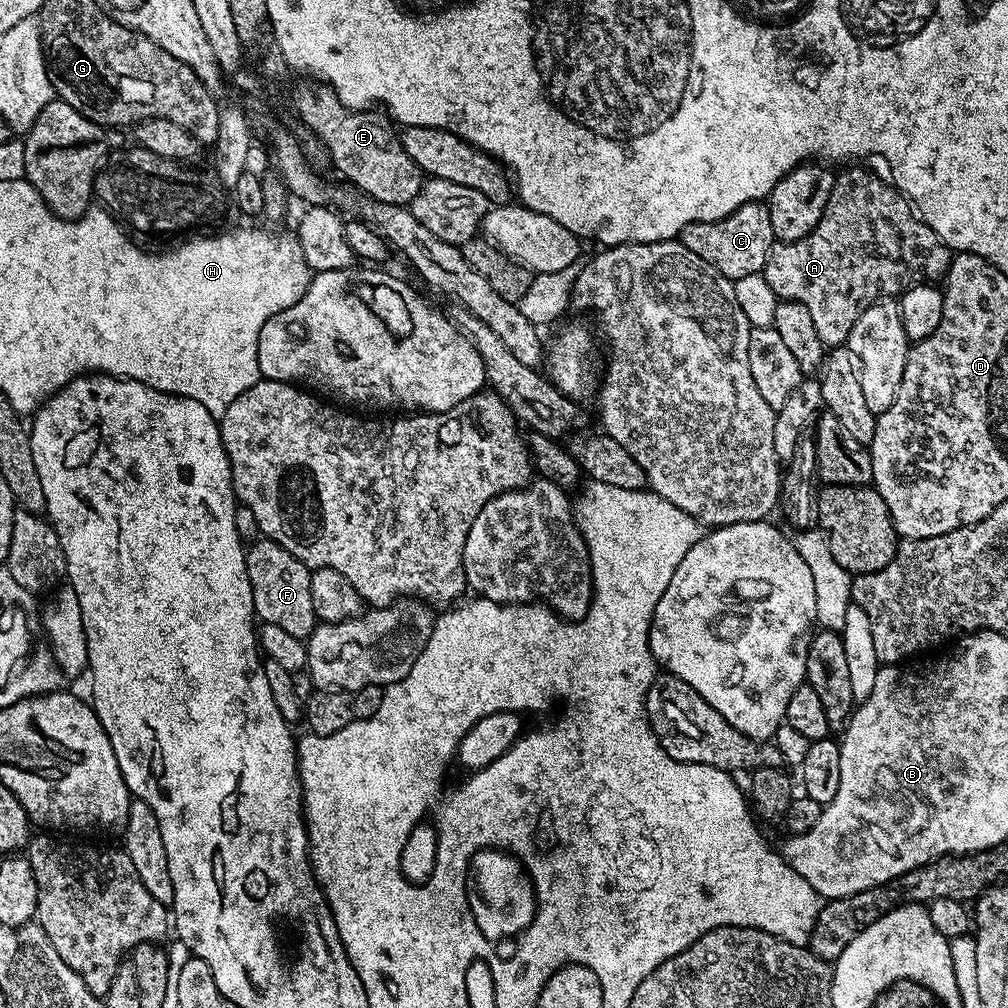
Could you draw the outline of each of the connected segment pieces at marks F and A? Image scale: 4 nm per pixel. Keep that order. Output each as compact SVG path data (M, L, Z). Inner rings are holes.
M267 538L249 543L244 561L250 578L250 590L254 594L256 616L263 623L279 626L286 630L286 634L294 634L294 638L307 641L318 623L314 601L310 598L310 569L294 558L286 546L278 546L278 542Z
M864 166L845 167L848 169L836 176L830 198L826 202L826 210L822 210L822 218L810 234L800 240L772 245L762 273L766 282L770 282L770 290L774 290L780 300L797 300L802 302L802 306L806 306L806 310L810 310L810 318L814 318L814 330L818 330L818 338L822 338L825 346L843 345L854 322L858 322L862 313L881 298L896 298L915 284L939 281L947 277L948 265L952 263L953 253L948 245L917 215L908 197L886 180L884 182L860 167ZM872 204L884 206L884 214L888 218L886 224L880 226L880 230L876 228L876 240L870 240Z

